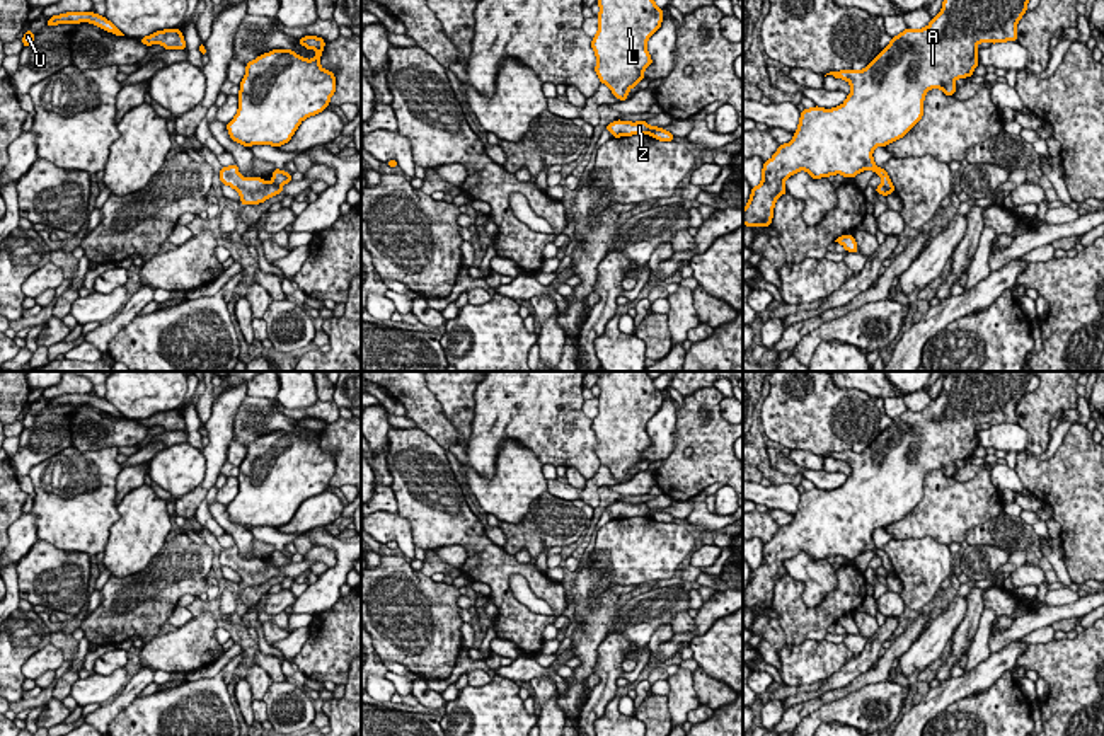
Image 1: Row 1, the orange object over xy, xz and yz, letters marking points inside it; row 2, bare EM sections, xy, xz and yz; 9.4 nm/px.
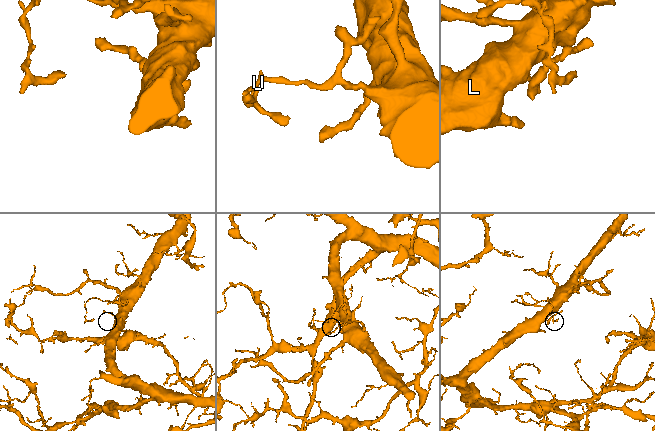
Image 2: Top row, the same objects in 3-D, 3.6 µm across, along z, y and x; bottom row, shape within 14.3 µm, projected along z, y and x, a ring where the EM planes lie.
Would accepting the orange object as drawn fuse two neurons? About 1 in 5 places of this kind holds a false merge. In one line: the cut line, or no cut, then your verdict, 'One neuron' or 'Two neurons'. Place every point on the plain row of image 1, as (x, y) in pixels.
Split along xz (663, 510), (651, 515). Two neurons

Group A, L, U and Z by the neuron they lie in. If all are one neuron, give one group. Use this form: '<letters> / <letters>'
A L U / Z

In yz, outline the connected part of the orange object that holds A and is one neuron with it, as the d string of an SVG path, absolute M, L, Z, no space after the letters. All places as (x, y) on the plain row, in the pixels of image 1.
M949 371L942 383L942 392L932 399L923 411L905 411L894 417L891 424L860 453L842 451L830 453L835 460L843 460L850 465L852 474L845 484L833 491L811 489L804 491L799 499L794 520L780 526L773 538L763 543L762 564L751 571L750 583L743 589L743 605L746 608L768 608L773 598L775 583L787 574L784 562L799 552L806 552L813 561L842 555L843 559L855 559L862 552L874 552L881 557L888 576L894 574L894 567L884 550L874 545L872 533L876 528L886 528L903 520L923 497L923 480L930 470L940 470L946 477L954 477L957 467L956 460L971 458L980 446L976 428L983 423L992 426L1014 423L1017 424L1017 404L1027 394L1032 371Z

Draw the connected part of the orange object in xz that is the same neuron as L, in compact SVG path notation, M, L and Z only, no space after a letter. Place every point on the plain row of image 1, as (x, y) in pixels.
M603 371L596 385L595 453L617 480L627 482L629 472L644 462L644 451L653 445L647 421L661 409L663 390L646 371Z

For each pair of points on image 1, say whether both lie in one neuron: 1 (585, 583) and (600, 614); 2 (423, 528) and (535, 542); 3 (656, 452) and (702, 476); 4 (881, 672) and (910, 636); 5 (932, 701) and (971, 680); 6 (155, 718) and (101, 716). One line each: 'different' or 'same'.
1: same
2: different
3: different
4: same
5: same
6: different

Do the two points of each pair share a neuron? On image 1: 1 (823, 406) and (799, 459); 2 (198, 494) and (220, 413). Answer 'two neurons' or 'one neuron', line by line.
1: two neurons
2: one neuron

